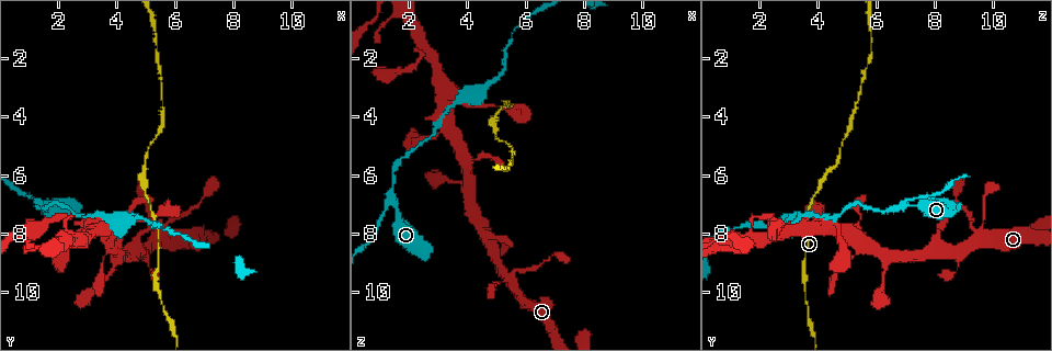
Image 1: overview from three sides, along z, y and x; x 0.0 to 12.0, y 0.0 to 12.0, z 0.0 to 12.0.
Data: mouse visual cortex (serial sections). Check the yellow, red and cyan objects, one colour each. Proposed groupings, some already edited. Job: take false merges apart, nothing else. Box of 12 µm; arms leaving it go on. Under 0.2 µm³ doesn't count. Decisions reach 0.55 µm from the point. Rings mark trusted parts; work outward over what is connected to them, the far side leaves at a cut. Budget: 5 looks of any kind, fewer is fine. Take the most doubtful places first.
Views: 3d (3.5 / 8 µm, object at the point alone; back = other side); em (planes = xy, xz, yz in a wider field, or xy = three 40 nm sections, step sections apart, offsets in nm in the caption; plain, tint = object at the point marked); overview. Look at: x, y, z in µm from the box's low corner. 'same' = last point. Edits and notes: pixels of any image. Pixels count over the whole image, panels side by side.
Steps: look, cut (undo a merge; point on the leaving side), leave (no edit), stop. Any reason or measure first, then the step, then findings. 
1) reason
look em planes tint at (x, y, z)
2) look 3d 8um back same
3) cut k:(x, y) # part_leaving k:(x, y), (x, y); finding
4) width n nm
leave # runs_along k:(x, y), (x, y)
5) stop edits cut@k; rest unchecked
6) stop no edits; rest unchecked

side arm on a straight run
look em xy step 2 tint at (1.4, 7.0, 6.9)

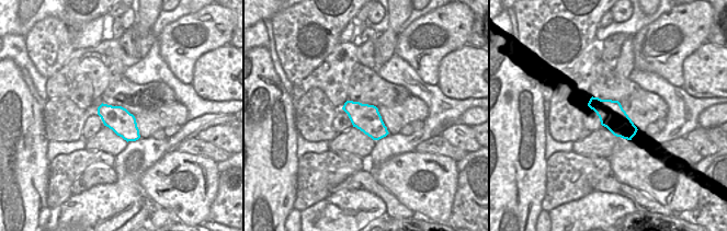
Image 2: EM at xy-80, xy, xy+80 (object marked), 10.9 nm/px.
look 3d 3.5um same

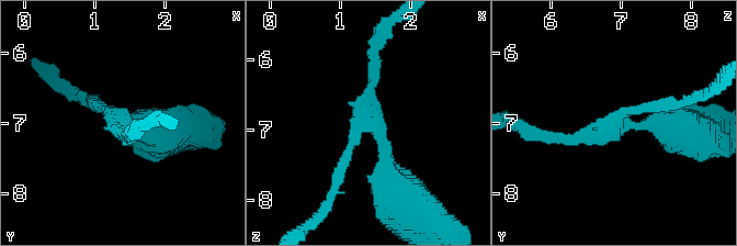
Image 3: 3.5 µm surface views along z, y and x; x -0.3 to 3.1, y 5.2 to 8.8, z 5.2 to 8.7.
arms 3; arm_widths 150, 150, 300 nm
leave # runs_along 3:(396, 187), (365, 109), (376, 55); one cell here

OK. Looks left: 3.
small branch off a trunk
look 3d 8um at (2.4, 8.3, 1.6)

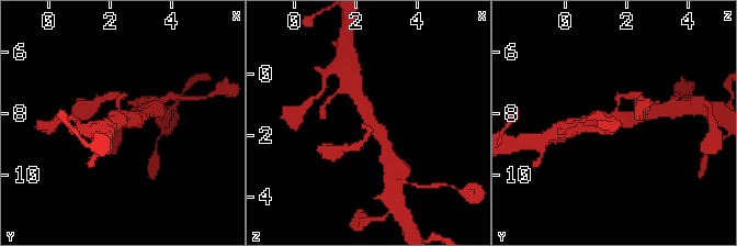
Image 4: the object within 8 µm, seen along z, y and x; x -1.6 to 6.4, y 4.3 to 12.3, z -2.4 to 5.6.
now the EM
look em xy step 3 tint at (2.5, 8.3, 1.6)

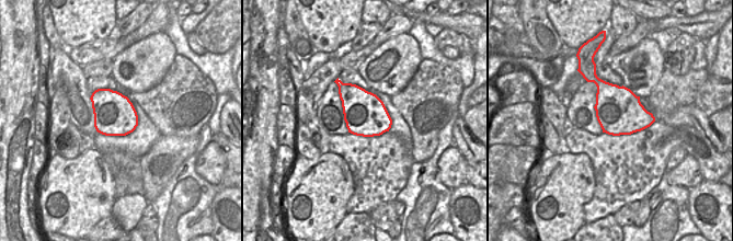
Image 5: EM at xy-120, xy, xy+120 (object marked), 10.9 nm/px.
arms 3
leave # runs_along 4:(386, 147), (356, 94); one cell here

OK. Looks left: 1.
stop no edits; rest unchecked

